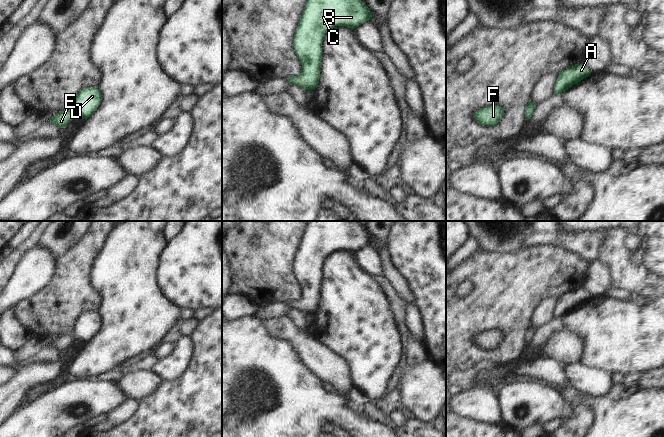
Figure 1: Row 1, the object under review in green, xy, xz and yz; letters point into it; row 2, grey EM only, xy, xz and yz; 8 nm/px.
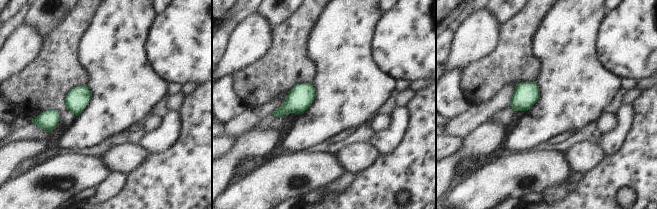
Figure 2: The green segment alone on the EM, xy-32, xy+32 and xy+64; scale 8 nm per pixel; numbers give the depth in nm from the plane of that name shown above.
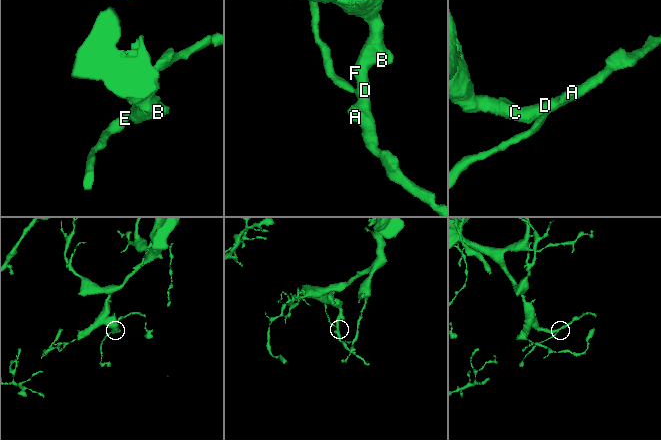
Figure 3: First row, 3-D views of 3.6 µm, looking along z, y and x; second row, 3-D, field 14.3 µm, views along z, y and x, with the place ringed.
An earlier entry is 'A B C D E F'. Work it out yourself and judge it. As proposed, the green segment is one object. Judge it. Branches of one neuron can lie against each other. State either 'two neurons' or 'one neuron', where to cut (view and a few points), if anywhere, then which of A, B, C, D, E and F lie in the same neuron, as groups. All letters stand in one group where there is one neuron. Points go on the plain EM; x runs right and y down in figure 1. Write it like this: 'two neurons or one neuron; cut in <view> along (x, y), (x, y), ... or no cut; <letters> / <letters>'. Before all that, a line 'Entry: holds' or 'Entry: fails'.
Entry: holds
one neuron; no cut; A B C D E F

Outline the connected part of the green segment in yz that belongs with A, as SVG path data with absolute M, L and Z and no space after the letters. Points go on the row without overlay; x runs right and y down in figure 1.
M582 287L572 289L559 296L559 302L554 310L554 318L562 317L588 301L591 295Z

